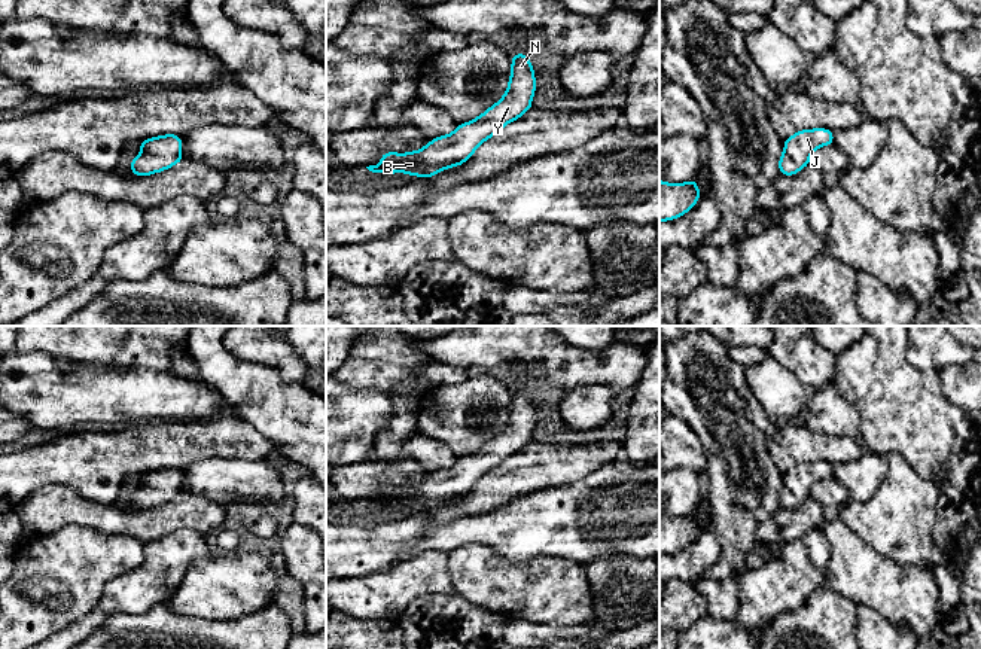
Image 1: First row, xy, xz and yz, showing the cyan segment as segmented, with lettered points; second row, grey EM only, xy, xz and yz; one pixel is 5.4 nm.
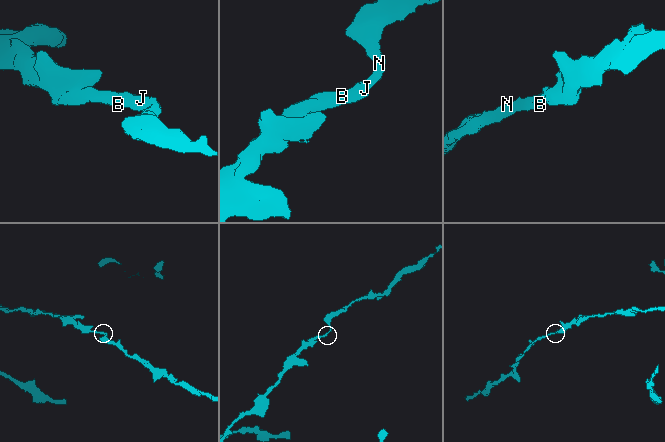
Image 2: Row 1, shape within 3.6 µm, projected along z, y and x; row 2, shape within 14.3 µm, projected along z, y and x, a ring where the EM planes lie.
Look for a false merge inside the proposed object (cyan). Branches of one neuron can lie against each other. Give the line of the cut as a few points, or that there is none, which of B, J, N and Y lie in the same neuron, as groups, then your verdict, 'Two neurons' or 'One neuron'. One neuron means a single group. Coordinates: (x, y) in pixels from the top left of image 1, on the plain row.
No split. Groups: B J N Y. One neuron

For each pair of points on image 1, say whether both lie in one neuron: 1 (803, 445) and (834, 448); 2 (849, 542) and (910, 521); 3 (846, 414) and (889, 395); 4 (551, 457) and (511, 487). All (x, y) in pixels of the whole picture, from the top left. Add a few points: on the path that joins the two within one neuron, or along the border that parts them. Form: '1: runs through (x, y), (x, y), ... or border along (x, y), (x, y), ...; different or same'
1: runs through (810, 447), (826, 448); same
2: border along (832, 517), (838, 518), (889, 558); different
3: border along (832, 384), (856, 410), (861, 433); different
4: runs through (542, 466), (535, 466), (521, 477); same

